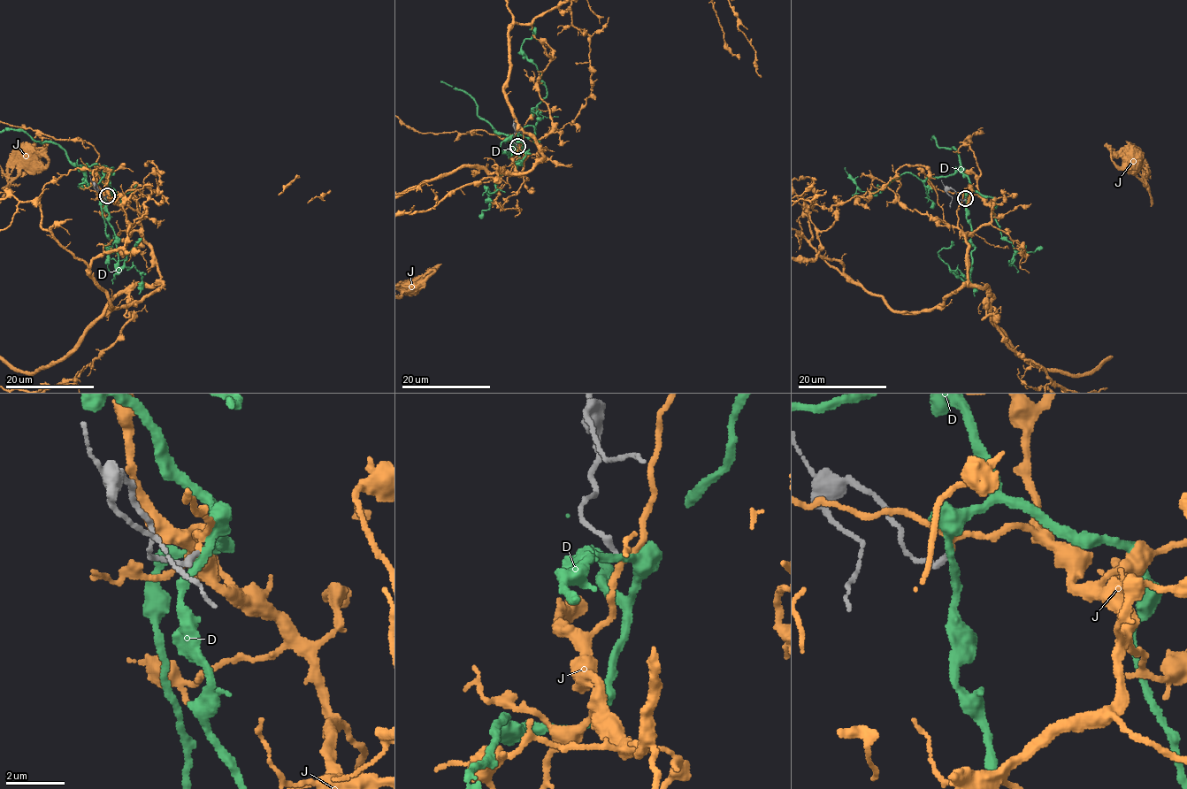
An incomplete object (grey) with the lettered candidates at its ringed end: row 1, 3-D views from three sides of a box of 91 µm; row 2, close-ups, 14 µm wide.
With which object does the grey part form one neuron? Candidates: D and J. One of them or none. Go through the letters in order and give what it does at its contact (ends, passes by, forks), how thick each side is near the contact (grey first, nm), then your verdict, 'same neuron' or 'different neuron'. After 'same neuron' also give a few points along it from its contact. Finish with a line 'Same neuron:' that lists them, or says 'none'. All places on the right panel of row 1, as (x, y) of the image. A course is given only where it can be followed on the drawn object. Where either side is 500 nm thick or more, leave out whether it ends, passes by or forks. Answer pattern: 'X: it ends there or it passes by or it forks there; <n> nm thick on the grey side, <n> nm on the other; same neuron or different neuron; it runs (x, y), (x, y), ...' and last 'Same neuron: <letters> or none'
D: it passes by; 200 nm thick on the grey side, 260 nm on the other; different neuron
J: it passes by; 200 nm thick on the grey side, 170 nm on the other; same neuron
Same neuron: J

